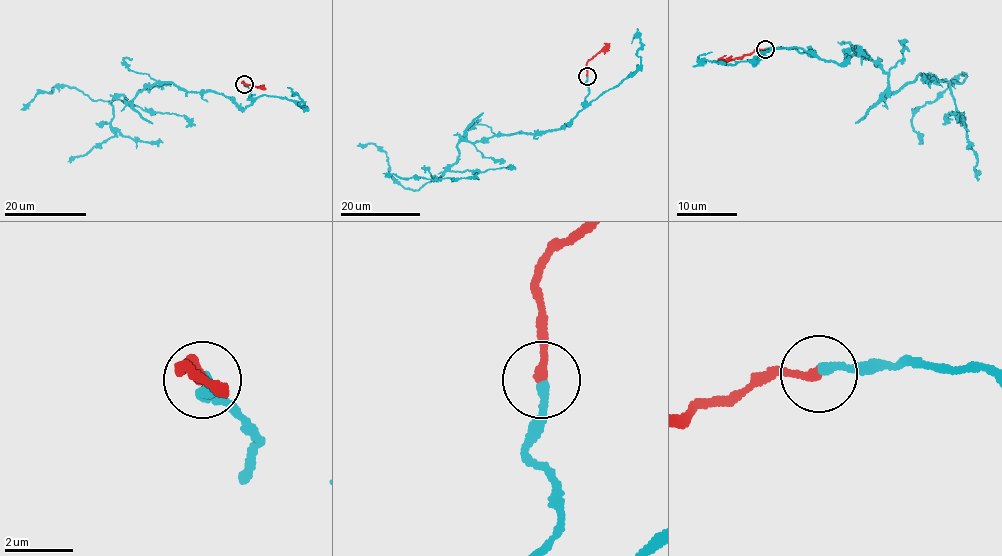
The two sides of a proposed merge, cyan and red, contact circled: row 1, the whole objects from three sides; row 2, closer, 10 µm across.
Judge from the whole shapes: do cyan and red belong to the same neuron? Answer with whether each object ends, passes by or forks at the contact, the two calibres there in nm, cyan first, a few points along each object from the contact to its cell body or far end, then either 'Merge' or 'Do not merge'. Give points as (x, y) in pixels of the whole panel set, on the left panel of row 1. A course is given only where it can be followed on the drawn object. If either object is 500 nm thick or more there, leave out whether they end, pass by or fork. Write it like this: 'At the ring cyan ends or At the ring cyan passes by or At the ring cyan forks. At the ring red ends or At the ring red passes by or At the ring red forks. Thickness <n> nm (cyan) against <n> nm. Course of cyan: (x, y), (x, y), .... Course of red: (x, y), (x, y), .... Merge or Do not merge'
At the ring cyan ends. At the ring red ends. Thickness 240 nm (cyan) against 280 nm. Course of cyan: (244, 83), (252, 100), (242, 108), (171, 82), (145, 86), (126, 102), (58, 84), (21, 109). Course of red: (244, 83), (242, 81), (264, 87). Merge

